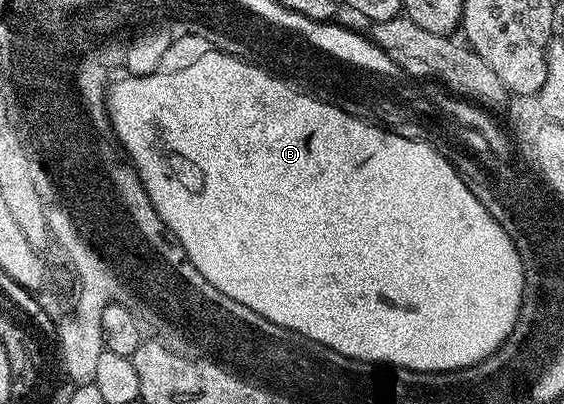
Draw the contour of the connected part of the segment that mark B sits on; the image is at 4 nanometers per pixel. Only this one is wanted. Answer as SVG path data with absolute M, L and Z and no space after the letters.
M234 56L211 57L205 59L196 68L189 67L189 72L185 75L176 75L176 77L168 69L161 69L157 72L159 72L158 75L133 75L130 79L121 80L118 78L109 87L107 106L110 124L121 151L133 164L138 177L141 178L141 184L145 187L151 205L159 213L159 217L165 222L167 229L183 245L187 255L192 258L195 269L199 269L203 273L203 277L209 279L211 285L215 285L219 289L219 293L227 293L233 301L248 305L255 313L259 313L263 317L266 315L275 317L277 323L301 323L301 331L317 331L317 343L330 352L338 351L339 354L346 355L349 359L362 359L365 363L387 363L383 365L388 365L393 369L405 368L411 371L463 370L465 367L471 367L482 362L500 349L501 344L512 333L520 315L521 299L525 293L524 261L521 260L516 245L512 243L511 237L504 231L503 226L499 225L495 217L483 207L480 201L476 199L475 194L469 191L467 185L461 179L460 173L440 154L436 146L417 137L416 139L408 139L405 135L396 135L396 130L386 129L384 126L374 125L372 122L349 115L343 109L336 107L335 104L325 103L296 86L290 85L284 78L274 77L270 72L263 75L254 73L242 58L234 58Z

